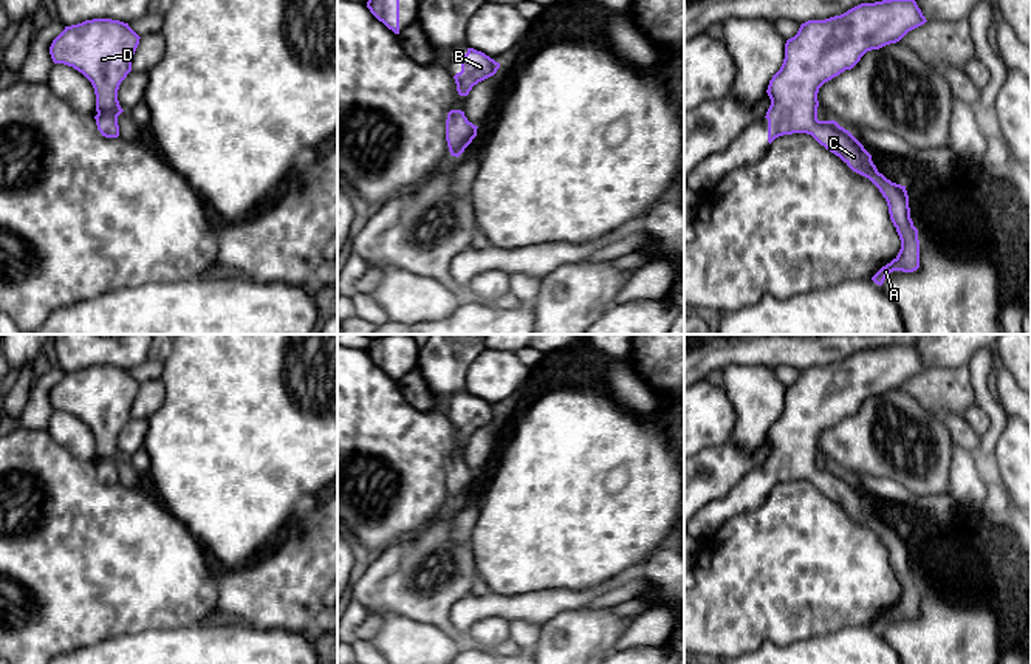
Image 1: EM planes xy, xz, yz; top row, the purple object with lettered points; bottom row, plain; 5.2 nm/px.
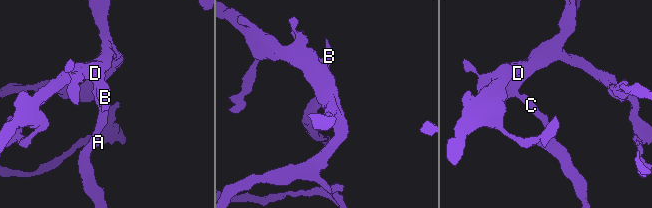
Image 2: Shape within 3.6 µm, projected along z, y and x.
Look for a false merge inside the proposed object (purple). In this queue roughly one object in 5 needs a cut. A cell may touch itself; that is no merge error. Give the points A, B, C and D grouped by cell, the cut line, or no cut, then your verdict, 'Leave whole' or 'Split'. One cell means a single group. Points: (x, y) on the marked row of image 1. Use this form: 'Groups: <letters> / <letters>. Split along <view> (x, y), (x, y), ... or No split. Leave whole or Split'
Groups: A B C D. No split. Leave whole

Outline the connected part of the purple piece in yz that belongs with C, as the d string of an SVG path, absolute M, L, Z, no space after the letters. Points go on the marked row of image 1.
M882 0L875 3L861 3L841 15L825 20L808 20L800 25L797 34L785 43L785 59L780 70L772 76L768 85L771 105L766 111L768 142L776 138L793 133L811 135L820 145L839 156L853 172L868 178L887 201L889 214L901 240L898 255L882 266L872 280L882 285L885 277L893 271L913 272L920 268L920 240L918 229L910 218L909 195L906 186L892 183L878 172L872 155L864 145L836 121L817 119L817 93L819 88L851 70L861 57L872 50L899 42L909 31L924 25L923 15L915 0Z

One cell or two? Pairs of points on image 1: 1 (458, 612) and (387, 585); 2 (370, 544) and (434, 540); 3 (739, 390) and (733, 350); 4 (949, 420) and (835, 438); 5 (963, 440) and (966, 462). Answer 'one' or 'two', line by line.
1: two
2: two
3: two
4: two
5: two

